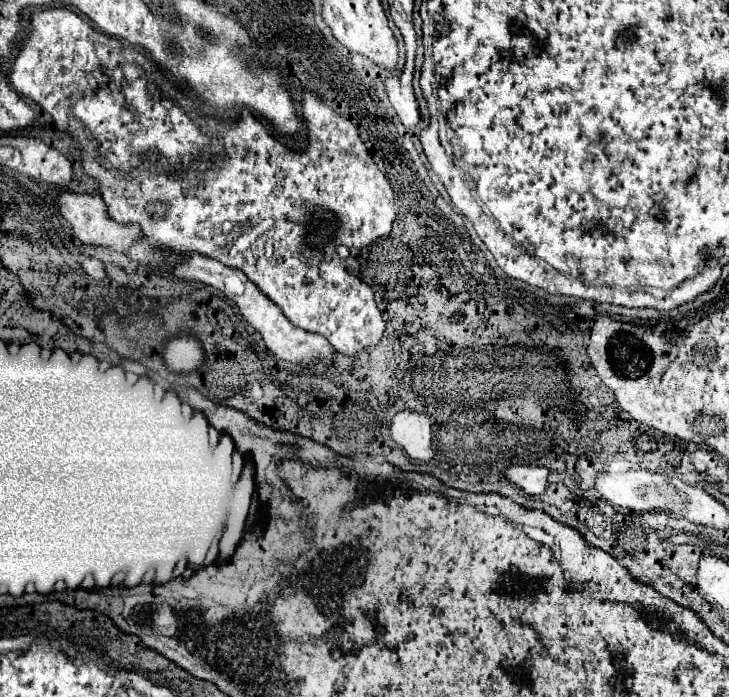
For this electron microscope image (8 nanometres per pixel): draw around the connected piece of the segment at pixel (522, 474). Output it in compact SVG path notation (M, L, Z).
M508 466L504 470L506 478L510 478L518 488L526 494L542 494L548 488L548 468L544 466Z

